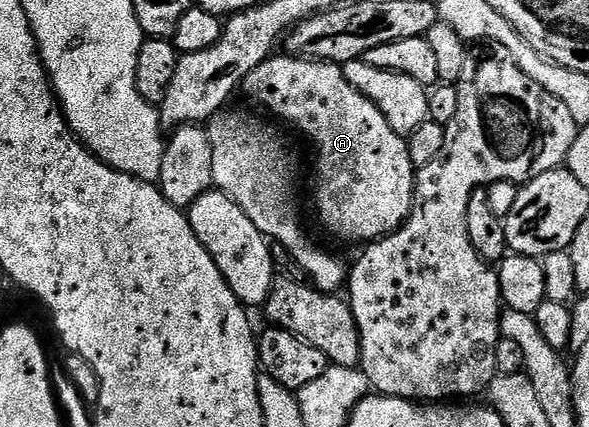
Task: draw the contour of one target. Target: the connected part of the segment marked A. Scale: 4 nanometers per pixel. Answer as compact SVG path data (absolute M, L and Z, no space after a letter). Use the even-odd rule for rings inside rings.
M273 55L254 67L254 71L246 75L242 93L269 109L274 116L281 117L286 124L293 125L316 148L316 209L320 212L321 223L344 241L371 243L394 232L410 215L416 194L417 166L410 159L407 140L386 123L386 115L382 115L366 95L350 87L339 64L283 56Z

